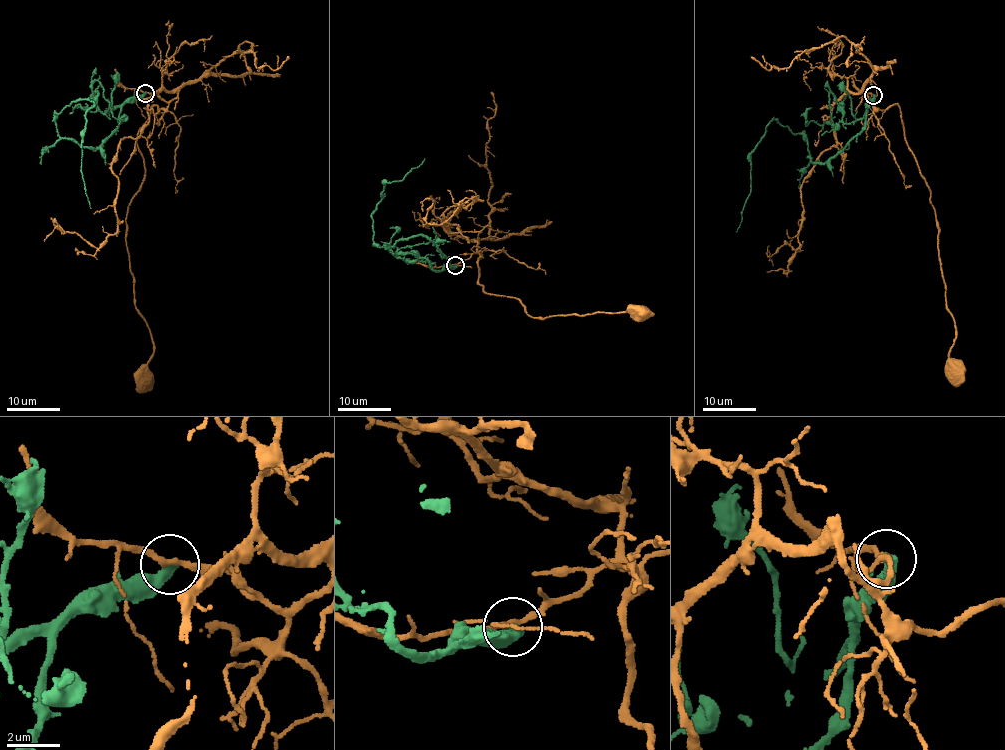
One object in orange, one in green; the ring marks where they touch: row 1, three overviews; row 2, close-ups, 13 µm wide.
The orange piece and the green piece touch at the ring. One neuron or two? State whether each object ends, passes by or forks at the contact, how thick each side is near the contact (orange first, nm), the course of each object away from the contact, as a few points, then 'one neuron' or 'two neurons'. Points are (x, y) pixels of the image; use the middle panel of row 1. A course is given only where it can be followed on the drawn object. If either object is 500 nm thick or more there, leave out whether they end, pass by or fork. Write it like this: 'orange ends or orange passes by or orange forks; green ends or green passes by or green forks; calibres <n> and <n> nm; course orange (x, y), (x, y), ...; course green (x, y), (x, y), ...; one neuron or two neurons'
orange passes by; green ends; calibres 200 and 400 nm; course orange (455, 265), (478, 252), (483, 292), (518, 298), (530, 316), (615, 313), (632, 305), (638, 316); course green (455, 265), (444, 268), (421, 235), (374, 241), (384, 182), (403, 180), (424, 158); two neurons

